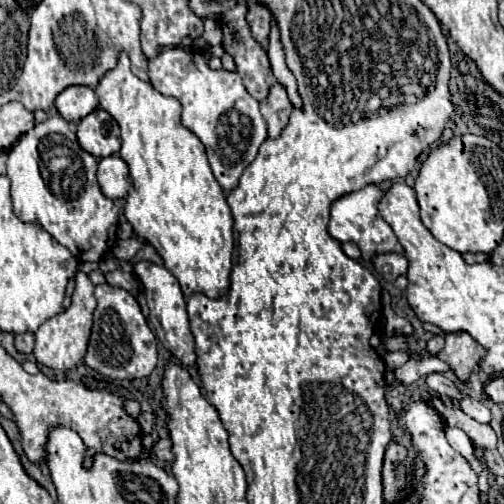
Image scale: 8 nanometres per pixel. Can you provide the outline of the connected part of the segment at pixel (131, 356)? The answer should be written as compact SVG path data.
M108 284L96 286L94 296L98 300L98 306L94 310L94 326L92 326L92 336L84 356L84 364L112 380L146 378L156 366L158 342L136 298L130 292L122 288L112 288Z

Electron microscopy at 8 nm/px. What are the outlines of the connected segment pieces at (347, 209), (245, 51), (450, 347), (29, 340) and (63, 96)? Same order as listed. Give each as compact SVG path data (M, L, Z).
M370 184L370 186L364 186L362 190L356 190L356 192L340 196L330 206L330 226L328 226L330 236L336 238L338 242L354 242L354 244L358 244L358 248L362 250L362 258L366 262L370 262L376 252L404 254L402 246L394 238L394 232L390 230L390 226L378 214L378 198L382 198L382 194L384 192L378 186Z
M236 4L232 6L230 10L226 10L222 14L222 32L224 32L224 40L222 40L222 46L224 50L234 58L234 64L236 64L236 72L242 74L242 80L244 80L244 86L246 90L258 100L262 102L266 96L268 96L268 90L272 84L276 84L276 78L270 70L270 62L268 62L268 56L262 48L260 42L256 42L252 38L252 32L250 32L250 26L246 22L246 14L248 14L248 6L246 4Z
M424 324L424 330L445 335L444 354L440 352L435 357L450 364L454 374L462 382L468 382L468 376L478 366L478 360L482 360L486 356L486 348L482 344L478 344L468 332L445 333L442 328L438 328L434 324Z
M24 332L24 334L16 336L16 350L18 352L30 354L32 348L34 348L34 334L32 332Z
M68 86L58 94L56 108L68 122L76 122L98 108L98 96L90 86Z

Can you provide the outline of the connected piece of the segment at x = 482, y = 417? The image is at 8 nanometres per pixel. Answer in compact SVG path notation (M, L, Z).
M466 394L460 396L458 404L460 404L460 408L462 408L470 418L474 418L474 420L478 420L478 422L490 422L490 420L492 420L490 410L488 410L482 402L478 402L478 400L474 400L474 398L466 396Z

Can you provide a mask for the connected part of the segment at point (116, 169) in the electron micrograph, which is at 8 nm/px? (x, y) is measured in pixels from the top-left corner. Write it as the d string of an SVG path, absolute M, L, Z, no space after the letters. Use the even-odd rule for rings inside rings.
M106 156L98 164L98 184L100 190L116 200L116 198L126 198L128 188L130 188L130 176L128 176L128 166L126 162L118 156Z

